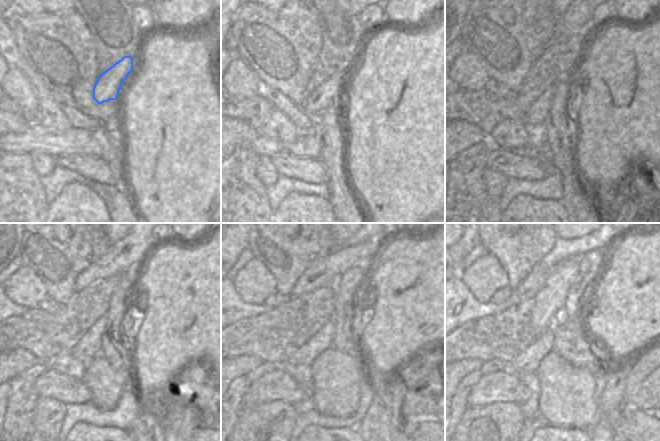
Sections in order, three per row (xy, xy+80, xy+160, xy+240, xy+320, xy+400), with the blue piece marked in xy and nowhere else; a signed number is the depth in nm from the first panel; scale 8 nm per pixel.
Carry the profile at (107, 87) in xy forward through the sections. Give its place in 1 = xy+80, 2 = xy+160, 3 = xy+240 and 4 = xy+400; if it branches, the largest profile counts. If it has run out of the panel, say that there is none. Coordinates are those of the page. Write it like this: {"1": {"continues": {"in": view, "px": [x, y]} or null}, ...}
{"1": {"continues": {"in": "xy+80", "px": [326, 94]}}, "2": {"continues": {"in": "xy+160", "px": [534, 118]}}, "3": {"continues": {"in": "xy+240", "px": [89, 346]}}, "4": {"continues": {"in": "xy+400", "px": [527, 362]}}}

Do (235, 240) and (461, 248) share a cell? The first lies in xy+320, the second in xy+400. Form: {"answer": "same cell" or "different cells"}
{"answer": "same cell"}

